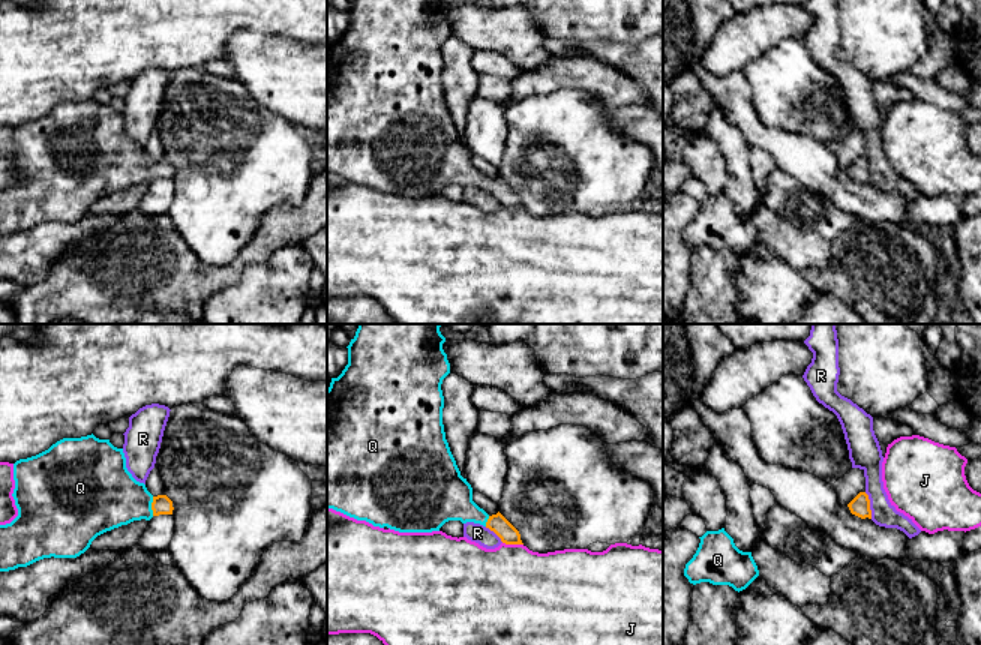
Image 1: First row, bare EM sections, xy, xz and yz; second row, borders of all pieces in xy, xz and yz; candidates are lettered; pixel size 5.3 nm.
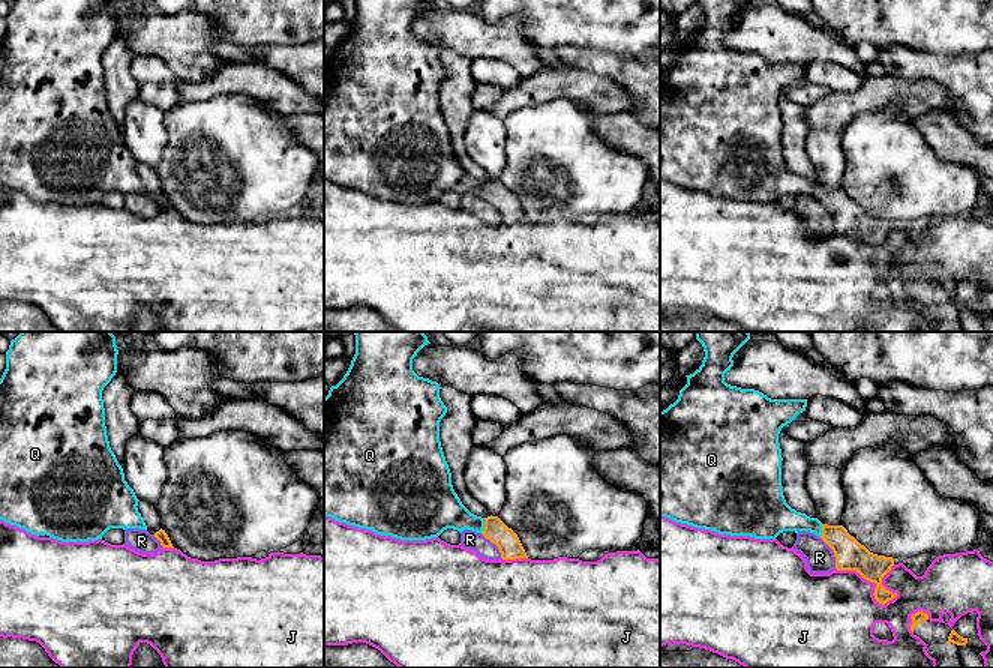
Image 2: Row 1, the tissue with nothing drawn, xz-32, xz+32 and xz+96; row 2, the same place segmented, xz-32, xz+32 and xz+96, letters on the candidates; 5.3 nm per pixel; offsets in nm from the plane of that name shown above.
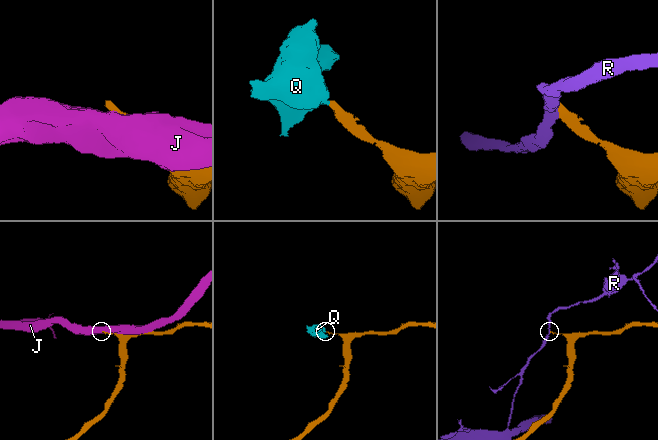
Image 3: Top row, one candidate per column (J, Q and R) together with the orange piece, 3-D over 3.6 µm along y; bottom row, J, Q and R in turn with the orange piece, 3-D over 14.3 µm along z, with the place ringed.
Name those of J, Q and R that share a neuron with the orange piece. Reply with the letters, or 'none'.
Q

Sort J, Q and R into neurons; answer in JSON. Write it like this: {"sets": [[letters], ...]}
{"sets": [["J"], ["Q"], ["R"]]}

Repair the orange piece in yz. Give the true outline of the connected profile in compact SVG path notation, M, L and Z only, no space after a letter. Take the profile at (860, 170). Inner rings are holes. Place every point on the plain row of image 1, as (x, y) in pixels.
M860 156L849 168L849 174L852 178L861 182L861 183L872 183L872 174L870 174L870 164L866 156Z

